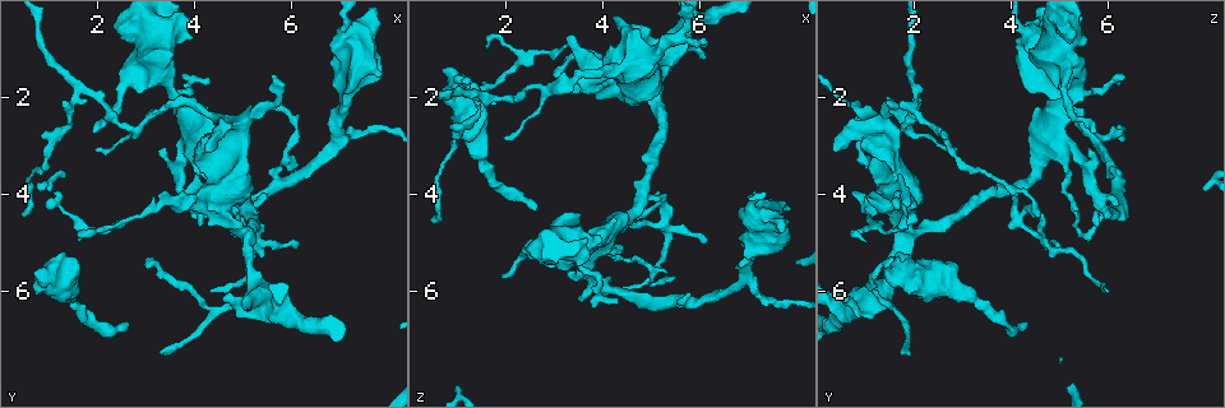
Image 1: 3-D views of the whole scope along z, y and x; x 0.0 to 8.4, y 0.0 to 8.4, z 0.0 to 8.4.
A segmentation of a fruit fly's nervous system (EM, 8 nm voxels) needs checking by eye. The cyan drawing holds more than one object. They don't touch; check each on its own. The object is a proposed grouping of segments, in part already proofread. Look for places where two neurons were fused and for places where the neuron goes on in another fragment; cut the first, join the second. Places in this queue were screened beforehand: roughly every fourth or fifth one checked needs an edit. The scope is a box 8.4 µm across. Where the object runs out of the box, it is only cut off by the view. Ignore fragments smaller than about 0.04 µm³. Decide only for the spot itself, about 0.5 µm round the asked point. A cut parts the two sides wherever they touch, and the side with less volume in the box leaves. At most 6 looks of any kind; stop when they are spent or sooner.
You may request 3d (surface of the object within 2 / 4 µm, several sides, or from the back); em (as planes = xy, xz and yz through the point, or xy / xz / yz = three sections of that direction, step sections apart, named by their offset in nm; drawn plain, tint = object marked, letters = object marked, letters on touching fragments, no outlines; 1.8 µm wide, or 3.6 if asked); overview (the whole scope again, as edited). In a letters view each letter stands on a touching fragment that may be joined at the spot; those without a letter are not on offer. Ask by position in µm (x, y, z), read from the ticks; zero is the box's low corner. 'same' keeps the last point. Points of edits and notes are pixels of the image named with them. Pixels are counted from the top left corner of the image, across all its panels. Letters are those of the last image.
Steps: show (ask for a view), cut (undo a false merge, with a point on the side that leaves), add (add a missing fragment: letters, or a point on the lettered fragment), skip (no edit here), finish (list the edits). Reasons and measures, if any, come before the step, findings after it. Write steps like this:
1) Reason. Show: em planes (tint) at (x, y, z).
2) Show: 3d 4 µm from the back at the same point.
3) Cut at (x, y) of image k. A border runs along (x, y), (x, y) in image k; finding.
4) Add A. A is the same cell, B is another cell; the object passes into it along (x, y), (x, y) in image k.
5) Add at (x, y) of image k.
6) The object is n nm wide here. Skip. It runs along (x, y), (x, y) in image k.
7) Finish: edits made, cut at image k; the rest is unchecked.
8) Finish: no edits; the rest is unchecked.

Tapers out. Show: 3d 2 µm at (1.25, 3.95, 1.75).

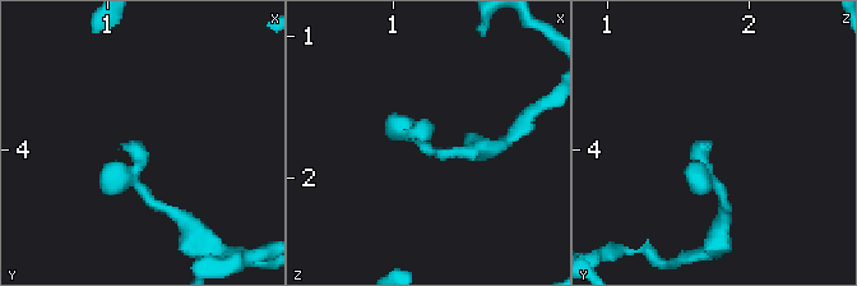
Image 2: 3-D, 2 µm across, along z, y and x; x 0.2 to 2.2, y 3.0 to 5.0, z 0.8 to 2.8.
Show: em yz step 8 (tint) at (1.24, 3.96, 1.72).

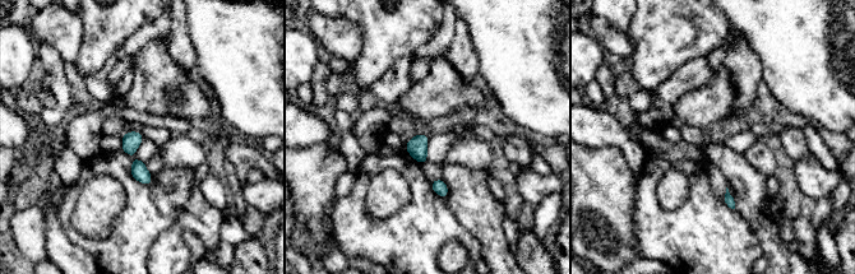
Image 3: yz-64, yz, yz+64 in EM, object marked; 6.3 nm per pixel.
Another direction. Show: em planes (letters) at the same point.

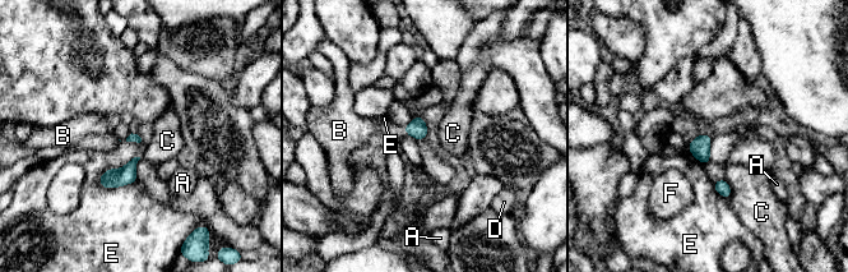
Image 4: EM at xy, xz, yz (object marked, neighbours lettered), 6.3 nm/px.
Add B. B is the same cell, A, C, D, E and F are other cells; the neuron continues.

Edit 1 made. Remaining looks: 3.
An open end. Show: 3d 2 µm at (3.10, 5.40, 1.60).

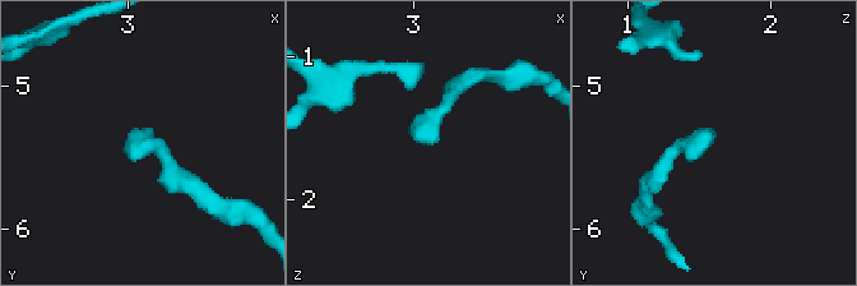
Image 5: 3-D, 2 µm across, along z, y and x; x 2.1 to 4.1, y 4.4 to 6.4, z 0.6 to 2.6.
Show: em planes (letters) at (3.06, 5.36, 1.60).

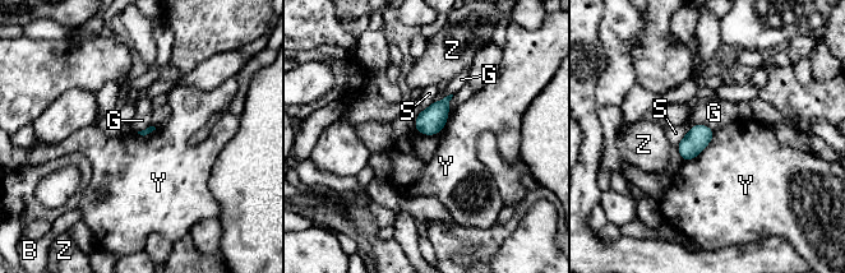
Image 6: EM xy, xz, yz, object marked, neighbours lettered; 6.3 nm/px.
The longest contact is with S, 240 nm. Skip. B, G, S, Y and Z are other cells; a border runs along (448, 116), (439, 132), (418, 133) in image 6; no lettered fragment goes on from it.

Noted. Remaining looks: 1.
Free end. Show: em planes (letters) at (2.65, 6.70, 4.35).

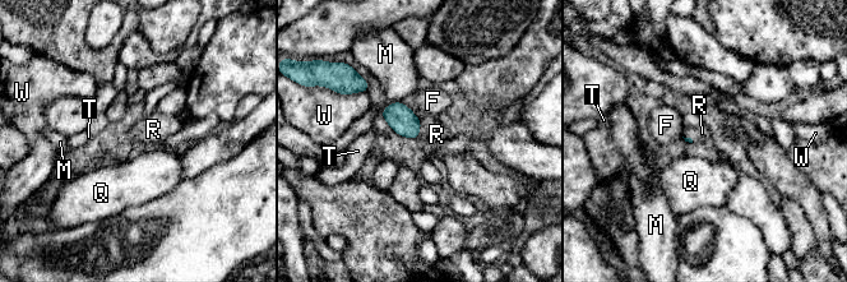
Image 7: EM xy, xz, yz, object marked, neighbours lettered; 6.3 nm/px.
Add R. R is the same cell, F, M, Q, T and W are other cells; the object passes into it along (401, 119), (417, 132), (436, 134) in image 7; the neuron continues.

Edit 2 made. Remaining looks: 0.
Finish: edits made, add at image 4, add at image 7; the rest is unchecked.

